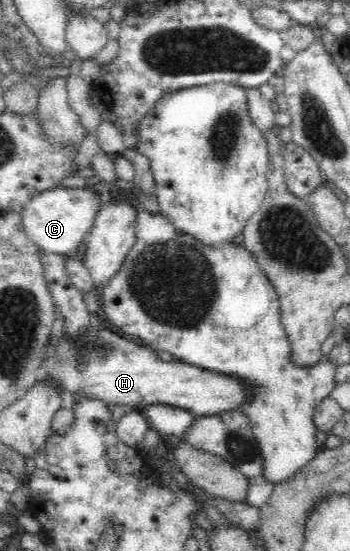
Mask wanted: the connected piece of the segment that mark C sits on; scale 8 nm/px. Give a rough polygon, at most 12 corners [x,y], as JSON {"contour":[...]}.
{"contour":[[55,186],[21,207],[40,251],[75,255],[101,209],[88,187]]}

